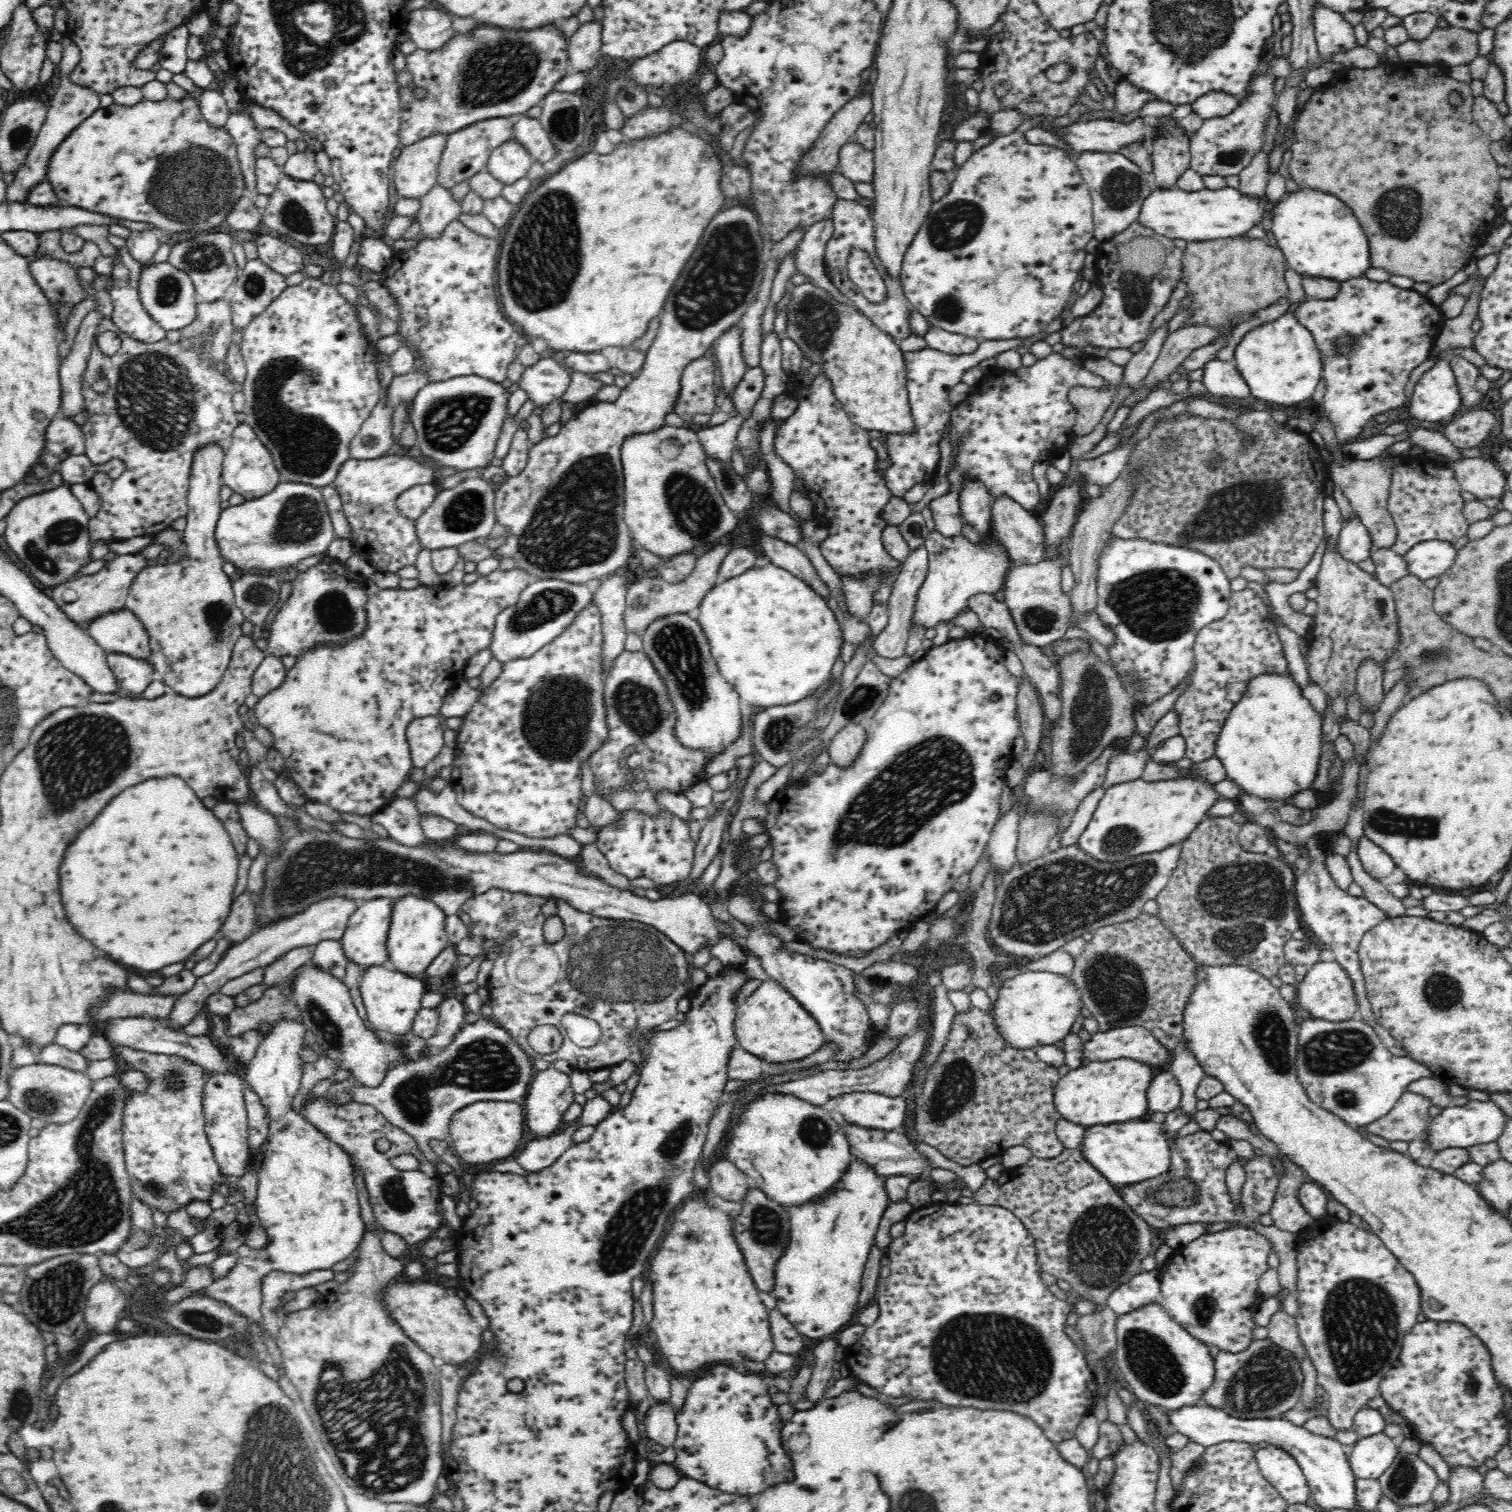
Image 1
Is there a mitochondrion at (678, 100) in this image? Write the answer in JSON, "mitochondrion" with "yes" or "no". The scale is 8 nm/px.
{"mitochondrion":"no"}

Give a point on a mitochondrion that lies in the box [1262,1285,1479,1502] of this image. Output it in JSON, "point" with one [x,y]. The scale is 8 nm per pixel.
{"point":[1403,1478]}

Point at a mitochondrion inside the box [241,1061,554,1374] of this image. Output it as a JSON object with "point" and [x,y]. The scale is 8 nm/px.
{"point":[392,1191]}

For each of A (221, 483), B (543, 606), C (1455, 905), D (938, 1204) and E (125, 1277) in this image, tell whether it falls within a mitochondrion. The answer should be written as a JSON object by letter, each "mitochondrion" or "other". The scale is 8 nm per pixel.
{"A":"other","B":"mitochondrion","C":"other","D":"other","E":"other"}

